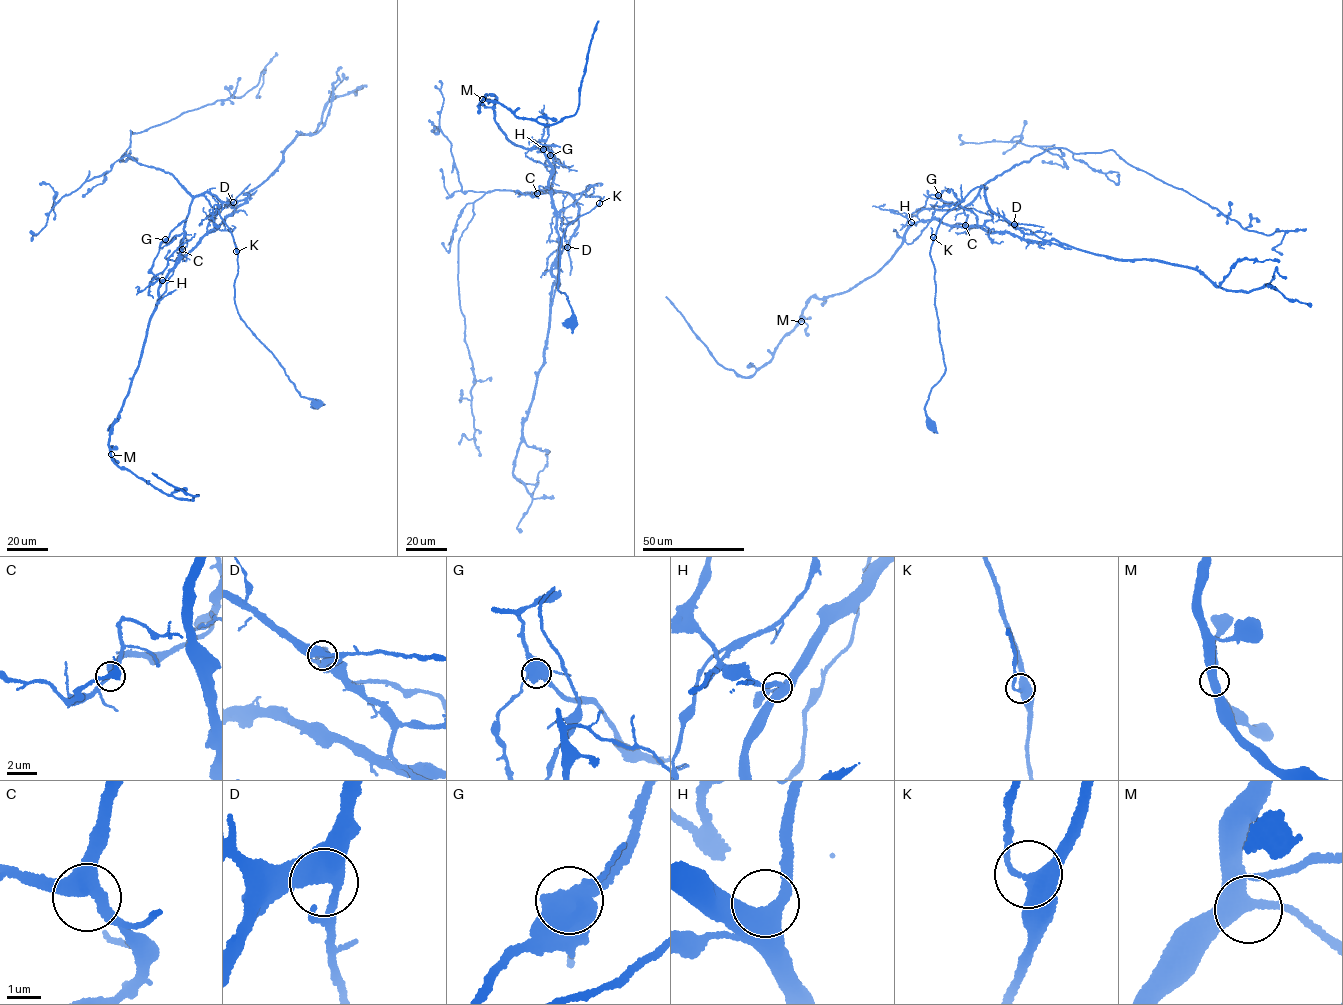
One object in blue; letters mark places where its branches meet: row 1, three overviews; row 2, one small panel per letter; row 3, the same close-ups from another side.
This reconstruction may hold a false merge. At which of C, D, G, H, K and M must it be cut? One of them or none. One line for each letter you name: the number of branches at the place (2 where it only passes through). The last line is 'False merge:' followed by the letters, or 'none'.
G: 4 branches meet
False merge: G

